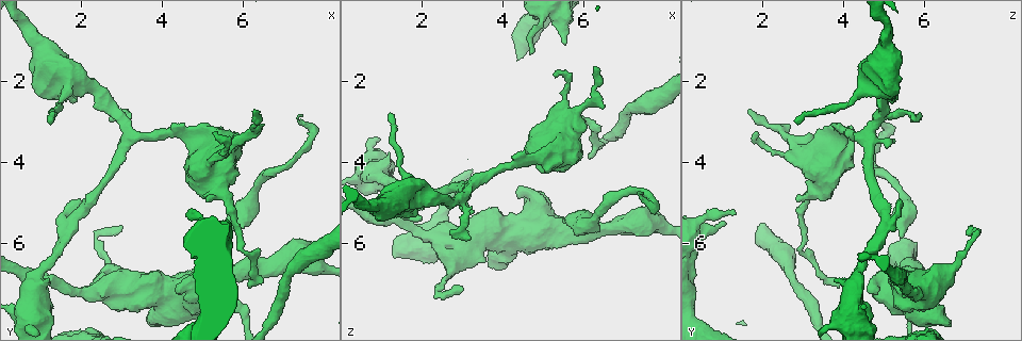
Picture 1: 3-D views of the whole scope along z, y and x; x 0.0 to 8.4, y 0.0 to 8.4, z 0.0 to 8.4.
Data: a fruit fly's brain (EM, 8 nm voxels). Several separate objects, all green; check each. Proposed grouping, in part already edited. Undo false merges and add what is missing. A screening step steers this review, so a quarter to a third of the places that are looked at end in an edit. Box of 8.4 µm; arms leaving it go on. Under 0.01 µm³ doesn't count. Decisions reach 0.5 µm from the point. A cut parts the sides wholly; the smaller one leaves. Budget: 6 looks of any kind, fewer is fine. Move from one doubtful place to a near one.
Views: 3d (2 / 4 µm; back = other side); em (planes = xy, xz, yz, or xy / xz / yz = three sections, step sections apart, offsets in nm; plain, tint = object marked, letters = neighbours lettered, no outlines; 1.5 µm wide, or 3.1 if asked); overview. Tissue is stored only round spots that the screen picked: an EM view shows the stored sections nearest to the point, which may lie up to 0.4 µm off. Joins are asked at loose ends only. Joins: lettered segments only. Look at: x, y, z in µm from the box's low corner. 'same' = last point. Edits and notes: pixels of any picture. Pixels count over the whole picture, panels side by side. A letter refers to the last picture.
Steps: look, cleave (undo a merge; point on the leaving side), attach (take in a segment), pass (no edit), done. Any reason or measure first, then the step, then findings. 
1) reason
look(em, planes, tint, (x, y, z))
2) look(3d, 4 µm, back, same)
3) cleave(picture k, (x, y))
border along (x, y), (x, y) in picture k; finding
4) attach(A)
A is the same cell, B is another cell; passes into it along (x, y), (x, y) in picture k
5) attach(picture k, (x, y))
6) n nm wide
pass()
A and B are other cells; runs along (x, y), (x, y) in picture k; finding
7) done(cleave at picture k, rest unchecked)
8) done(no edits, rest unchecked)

an open end
look(em, xy, step 4, letters, (5.60, 5.45, 1.05))

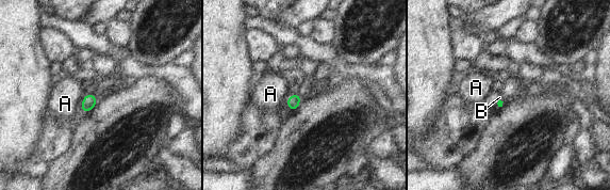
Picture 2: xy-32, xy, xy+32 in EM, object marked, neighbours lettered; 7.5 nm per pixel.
cut it another way
look(em, planes, letters, same)

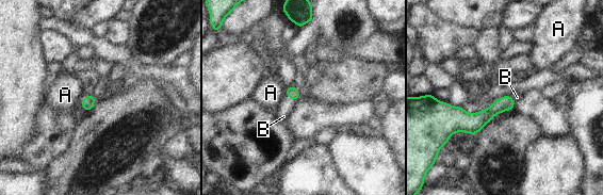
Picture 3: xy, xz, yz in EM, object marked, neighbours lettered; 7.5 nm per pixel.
B touches over 90 nm
attach(B)
B is the same cell, A is another cell; it goes on there

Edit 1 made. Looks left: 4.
calibre changes
look(em, planes, plain, (0.55, 7.70, 4.25))

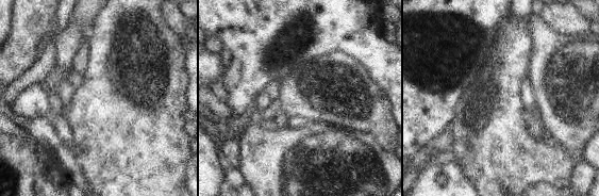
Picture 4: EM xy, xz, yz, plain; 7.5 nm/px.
look(em, planes, letters, same)

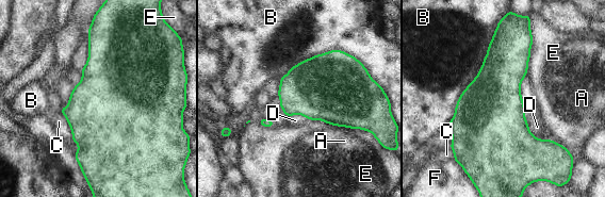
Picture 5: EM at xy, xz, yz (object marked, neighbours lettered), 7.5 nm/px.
pass()
A, B, C, D, E and F are other cells; border along (524, 77), (528, 130), (551, 140) in picture 5; one cell here

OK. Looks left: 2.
done(attach at picture 3, rest unchecked)

